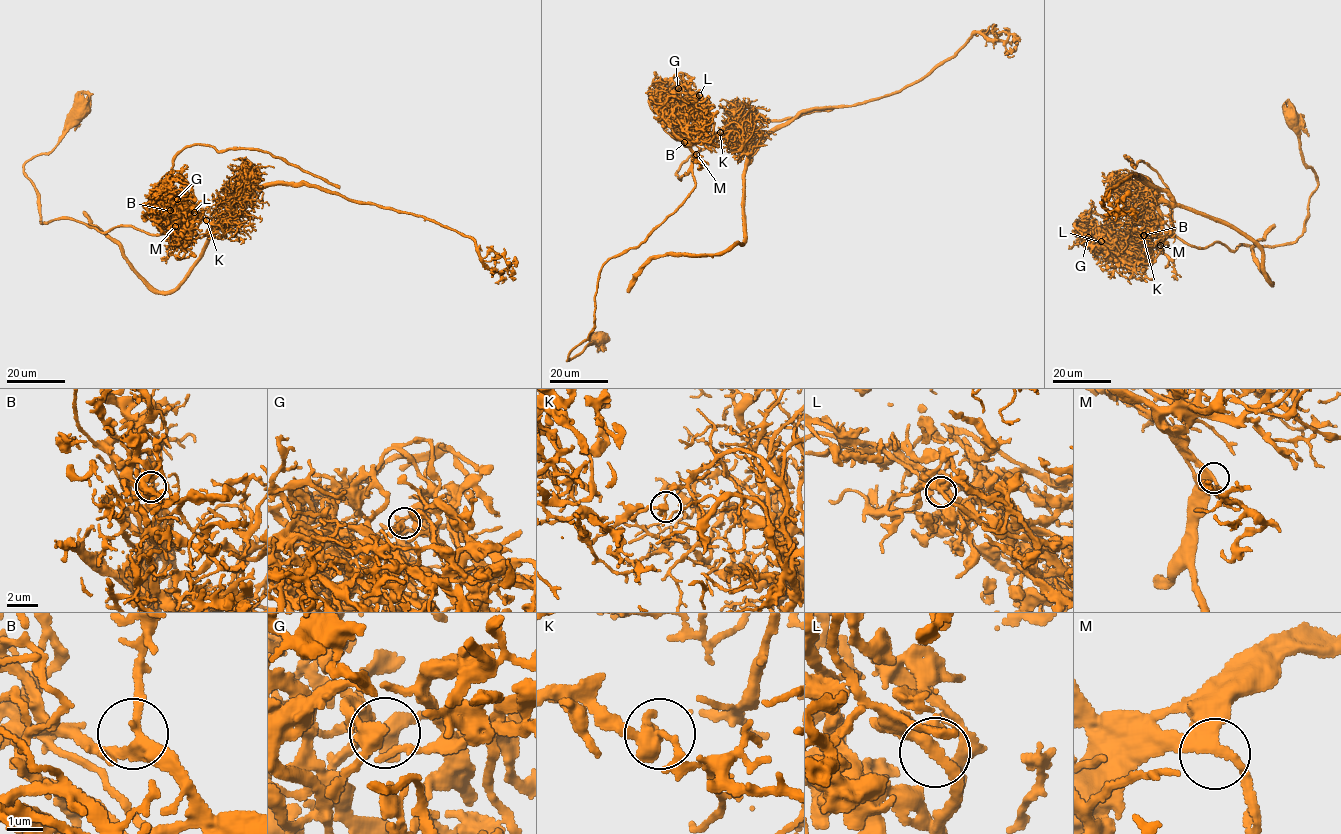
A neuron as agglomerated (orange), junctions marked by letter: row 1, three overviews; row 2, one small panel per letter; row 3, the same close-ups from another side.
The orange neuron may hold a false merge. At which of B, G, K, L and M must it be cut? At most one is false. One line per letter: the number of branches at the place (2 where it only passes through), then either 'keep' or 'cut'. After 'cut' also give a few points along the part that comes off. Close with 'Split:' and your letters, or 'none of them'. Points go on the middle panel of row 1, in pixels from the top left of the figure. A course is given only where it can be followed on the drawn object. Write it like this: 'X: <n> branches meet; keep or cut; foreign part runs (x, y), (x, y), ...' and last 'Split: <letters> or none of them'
B: 3 branches meet; keep
G: 3 branches meet; keep
K: 3 branches meet; cut; foreign part runs (720, 133), (730, 125), (744, 150), (802, 112), (899, 92), (947, 61), (975, 33), (1015, 42), (1014, 51)
L: 3 branches meet; keep
M: 3 branches meet; keep
Split: K

